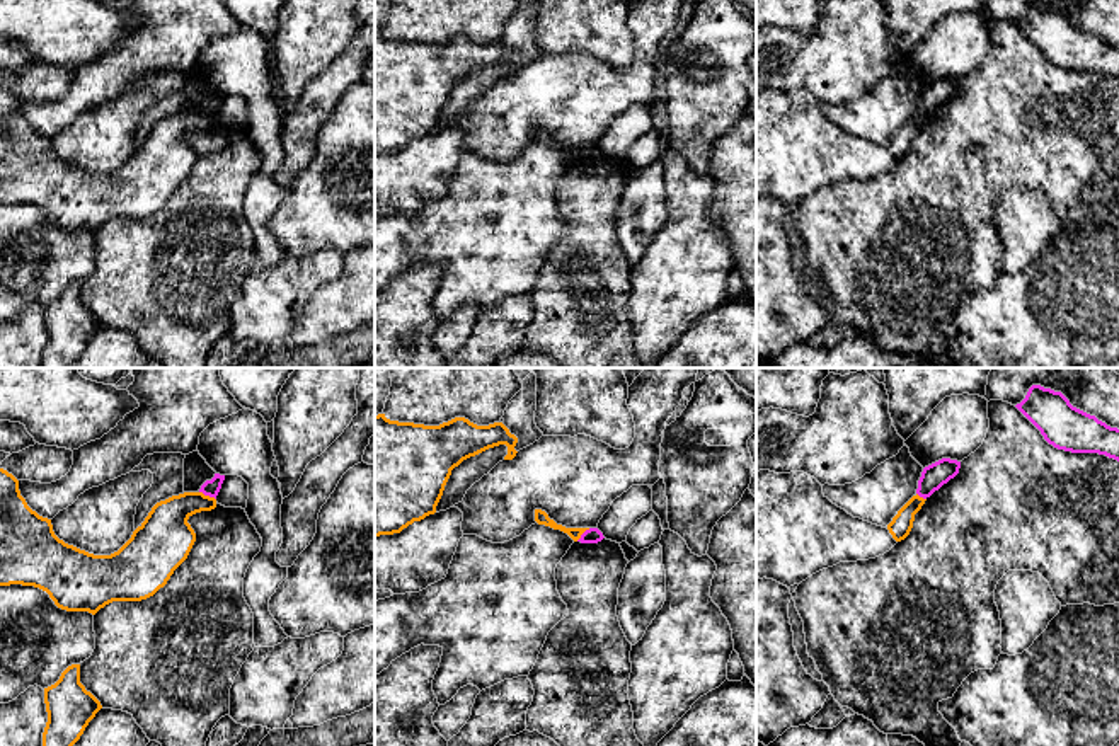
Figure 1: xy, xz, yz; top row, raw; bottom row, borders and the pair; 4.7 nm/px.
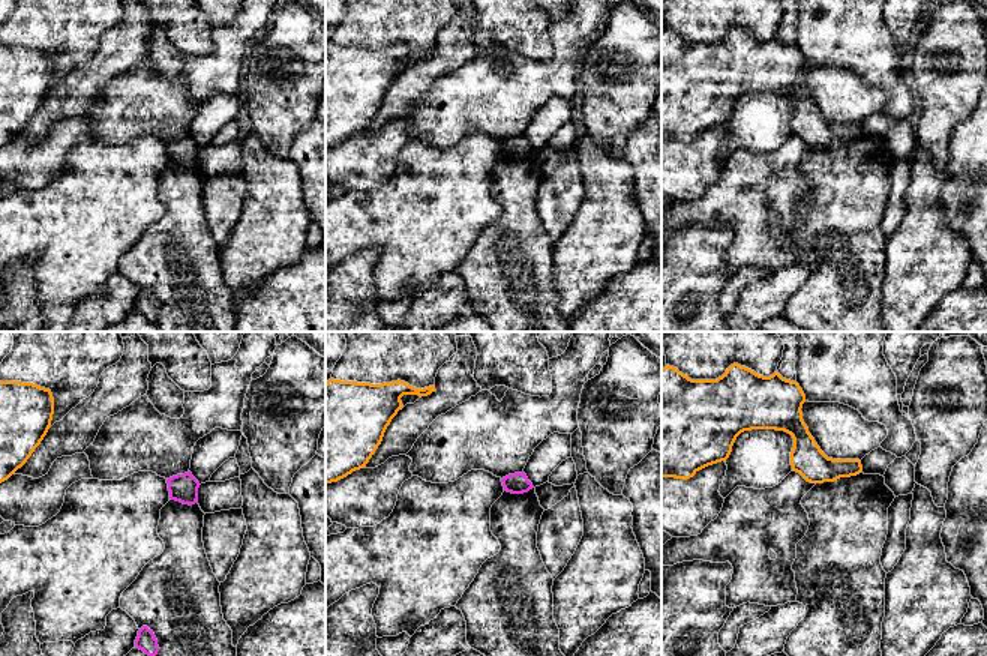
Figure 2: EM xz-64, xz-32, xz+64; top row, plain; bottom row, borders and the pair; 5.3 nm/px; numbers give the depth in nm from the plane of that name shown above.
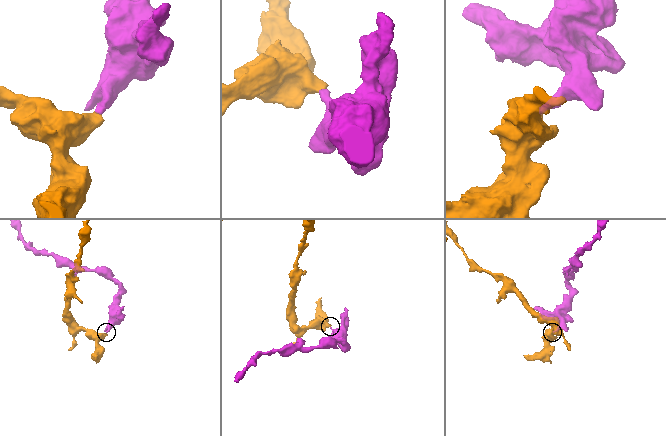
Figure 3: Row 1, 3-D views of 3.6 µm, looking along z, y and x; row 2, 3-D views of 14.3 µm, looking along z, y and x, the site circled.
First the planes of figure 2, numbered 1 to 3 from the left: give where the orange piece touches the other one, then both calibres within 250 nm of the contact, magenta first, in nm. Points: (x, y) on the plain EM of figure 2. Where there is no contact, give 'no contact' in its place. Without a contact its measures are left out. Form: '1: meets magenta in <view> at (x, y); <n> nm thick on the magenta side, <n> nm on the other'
1: no contact
2: no contact
3: no contact

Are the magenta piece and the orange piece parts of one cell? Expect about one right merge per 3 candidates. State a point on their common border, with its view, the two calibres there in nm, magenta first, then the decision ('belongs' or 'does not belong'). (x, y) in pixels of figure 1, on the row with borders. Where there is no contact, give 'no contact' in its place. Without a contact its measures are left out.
contact xy (208, 494); calibres 80 and 200 nm; does not belong

